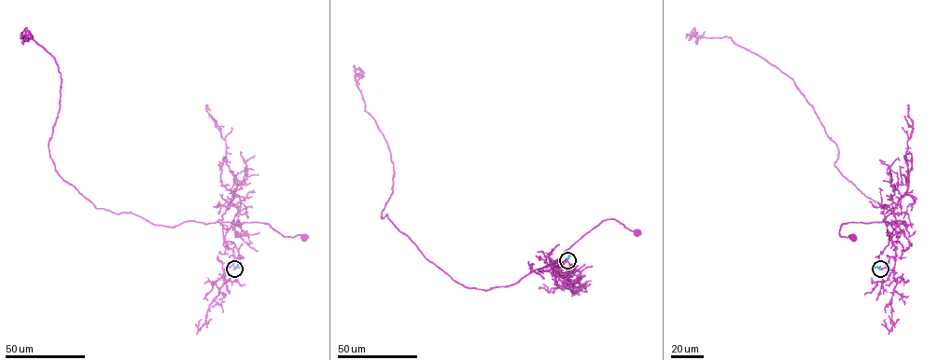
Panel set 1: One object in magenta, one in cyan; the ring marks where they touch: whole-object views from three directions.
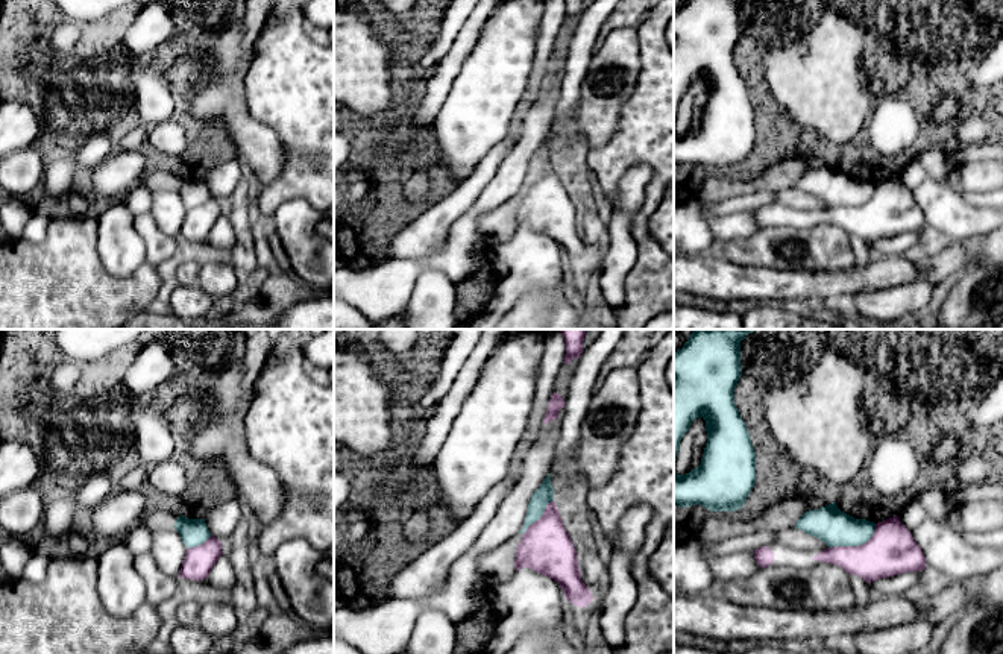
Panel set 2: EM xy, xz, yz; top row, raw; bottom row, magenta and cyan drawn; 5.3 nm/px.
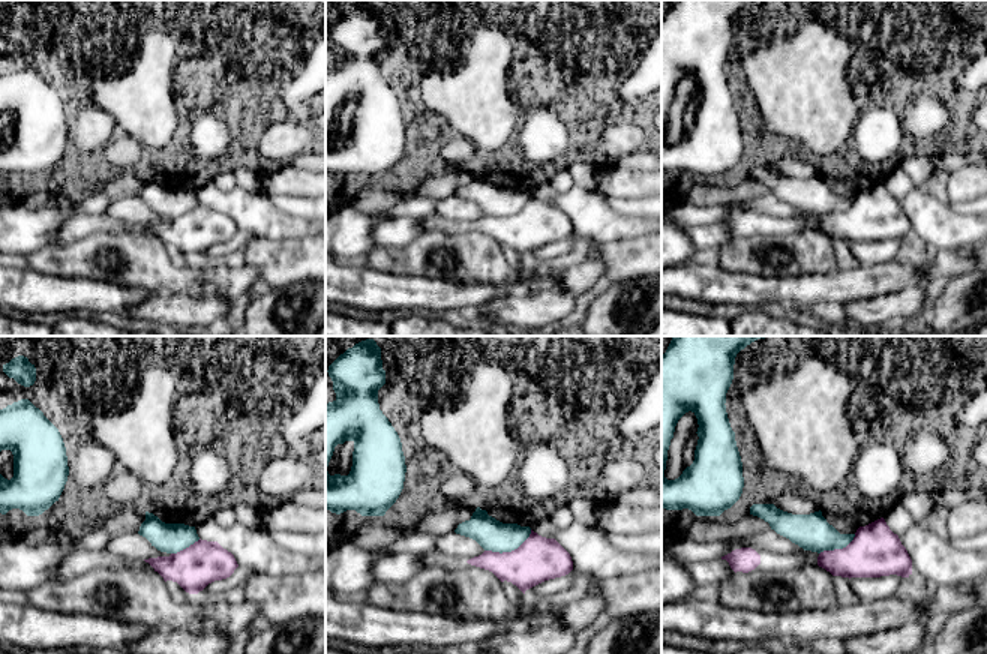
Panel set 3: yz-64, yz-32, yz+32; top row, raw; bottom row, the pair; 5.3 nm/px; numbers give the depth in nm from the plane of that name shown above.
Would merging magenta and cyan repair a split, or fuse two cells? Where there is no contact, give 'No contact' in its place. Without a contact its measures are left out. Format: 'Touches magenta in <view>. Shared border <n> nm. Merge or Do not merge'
Touches magenta in yz. Shared border 280 nm. Do not merge

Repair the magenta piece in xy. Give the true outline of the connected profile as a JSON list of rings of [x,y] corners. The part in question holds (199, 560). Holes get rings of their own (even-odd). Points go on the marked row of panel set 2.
[[[211,536],[205,543],[187,549],[178,577],[194,581],[205,580],[222,554],[222,542]]]

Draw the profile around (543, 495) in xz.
[[[548,473],[545,481],[540,484],[540,487],[533,493],[530,499],[527,517],[519,534],[524,534],[531,524],[539,520],[546,505],[552,501],[554,501],[554,487],[551,484],[551,475]]]

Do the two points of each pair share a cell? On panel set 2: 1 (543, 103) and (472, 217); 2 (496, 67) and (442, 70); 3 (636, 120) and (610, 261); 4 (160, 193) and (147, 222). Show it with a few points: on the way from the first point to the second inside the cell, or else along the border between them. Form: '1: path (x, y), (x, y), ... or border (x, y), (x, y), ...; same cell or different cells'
1: path (534, 132), (521, 152), (510, 178), (499, 188); same cell
2: border (477, 37), (477, 43), (445, 100); different cells
3: border (653, 170), (633, 164), (612, 202); different cells
4: border (149, 211), (164, 232), (176, 237); different cells

